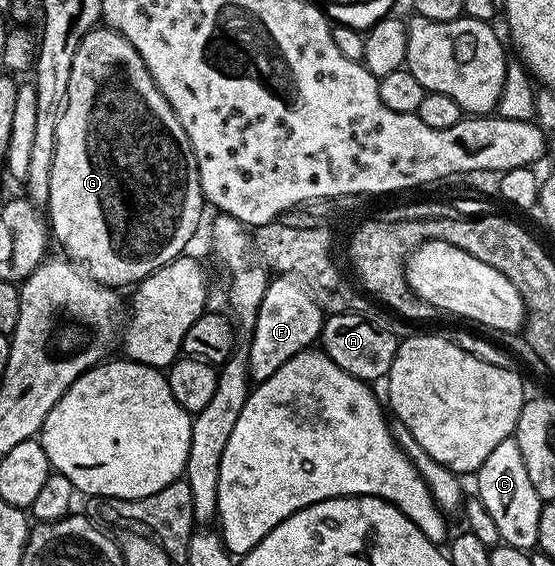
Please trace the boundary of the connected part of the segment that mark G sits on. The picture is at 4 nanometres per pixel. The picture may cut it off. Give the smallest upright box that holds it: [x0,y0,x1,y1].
[45,27,205,287]

